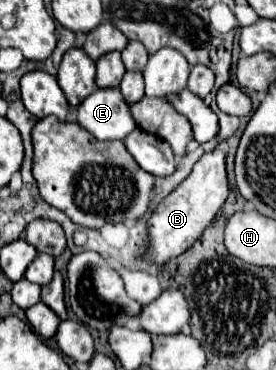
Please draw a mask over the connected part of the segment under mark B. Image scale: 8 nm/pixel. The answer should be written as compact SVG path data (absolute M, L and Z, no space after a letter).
M215 147L199 159L189 177L169 197L165 197L163 203L159 203L153 217L149 219L149 257L155 263L167 263L169 259L185 253L201 237L201 231L211 225L227 195L229 183L225 171L225 151Z

